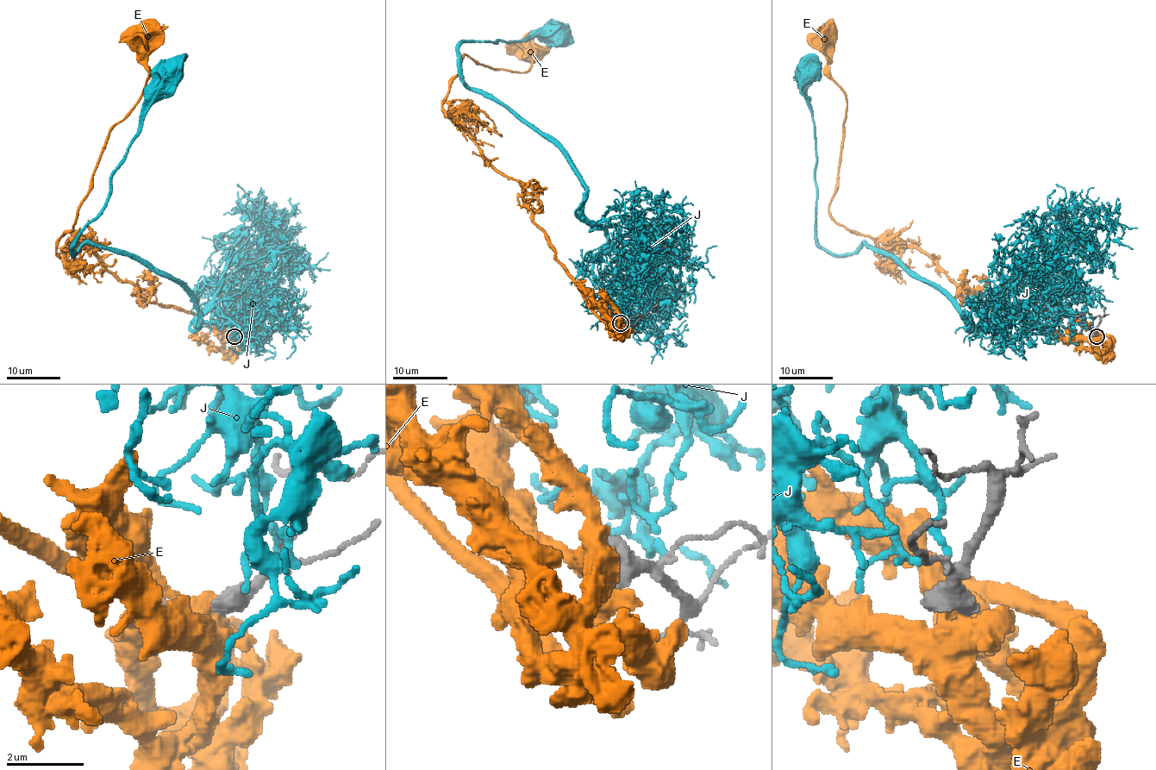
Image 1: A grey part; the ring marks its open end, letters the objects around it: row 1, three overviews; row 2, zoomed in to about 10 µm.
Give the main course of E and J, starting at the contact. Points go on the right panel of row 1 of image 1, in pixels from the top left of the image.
E: (1096, 336), (840, 226), (846, 99), (829, 33)
J: (1093, 327), (1021, 284), (977, 324), (896, 257), (863, 243), (827, 251), (806, 72)

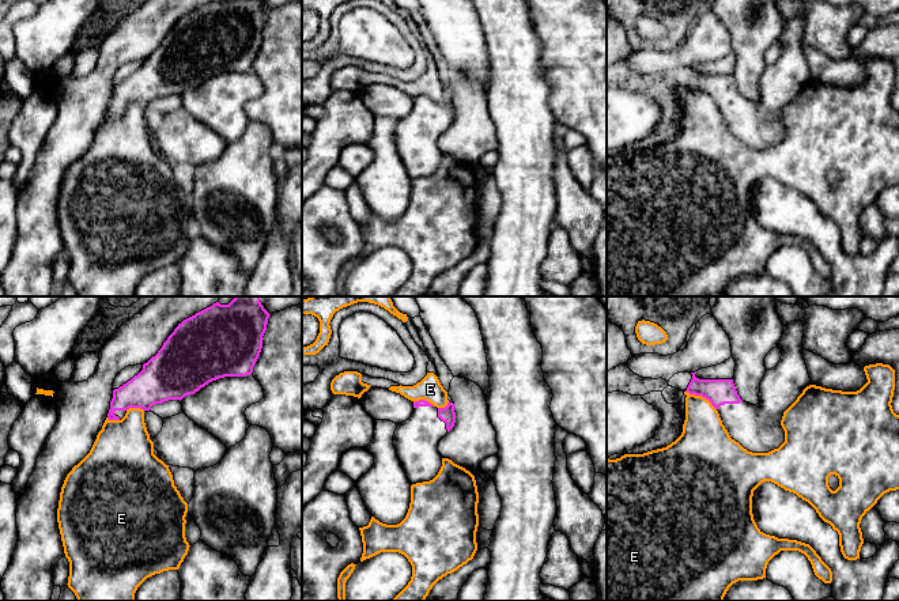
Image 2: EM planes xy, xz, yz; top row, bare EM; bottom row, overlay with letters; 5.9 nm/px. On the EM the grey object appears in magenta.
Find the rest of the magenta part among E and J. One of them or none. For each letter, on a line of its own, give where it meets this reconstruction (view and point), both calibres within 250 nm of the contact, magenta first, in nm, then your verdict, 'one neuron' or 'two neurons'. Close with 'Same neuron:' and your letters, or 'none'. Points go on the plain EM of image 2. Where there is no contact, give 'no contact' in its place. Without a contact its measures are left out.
E: contact yz (702, 91); calibres 160 and 280 nm; two neurons
J: no contact; two neurons
Same neuron: none

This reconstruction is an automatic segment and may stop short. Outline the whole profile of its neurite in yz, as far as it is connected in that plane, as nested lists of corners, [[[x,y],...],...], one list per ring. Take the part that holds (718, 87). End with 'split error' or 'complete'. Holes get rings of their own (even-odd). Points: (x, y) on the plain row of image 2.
[[[793,16],[783,22],[782,31],[777,41],[782,46],[781,56],[777,63],[766,65],[760,78],[759,98],[756,101],[740,94],[733,75],[699,75],[695,72],[696,67],[691,68],[692,75],[685,87],[709,95],[718,106],[730,133],[748,147],[768,148],[778,144],[785,137],[785,126],[781,121],[783,107],[797,95],[802,86],[811,80],[808,64],[802,53],[802,31],[802,16]]] | split error

